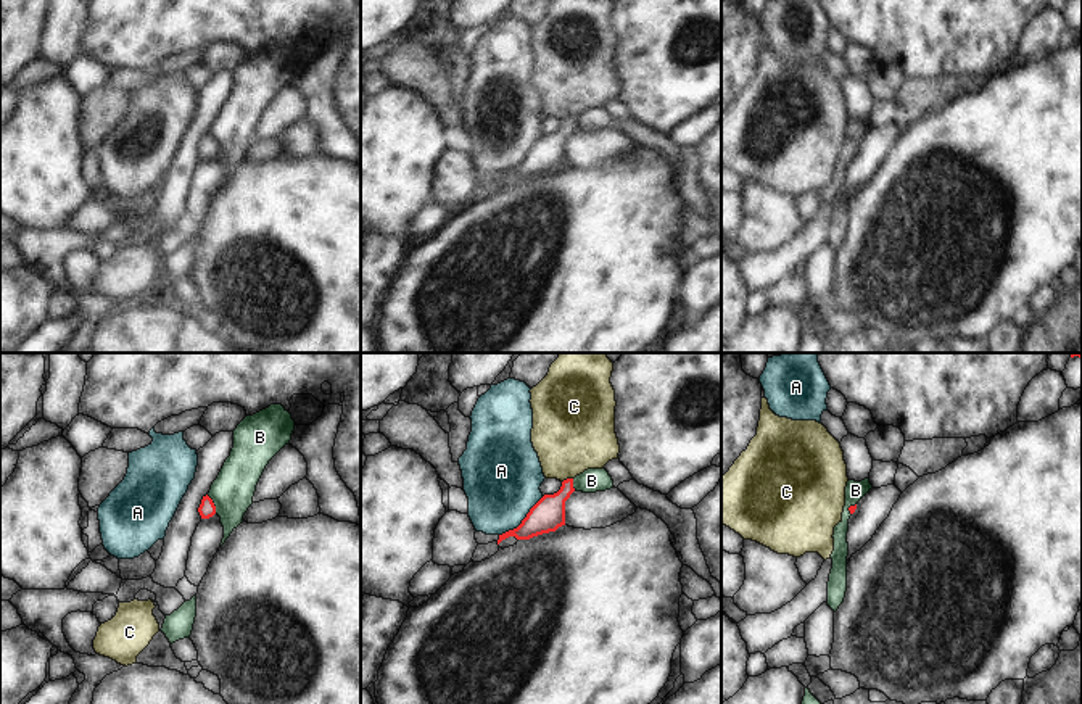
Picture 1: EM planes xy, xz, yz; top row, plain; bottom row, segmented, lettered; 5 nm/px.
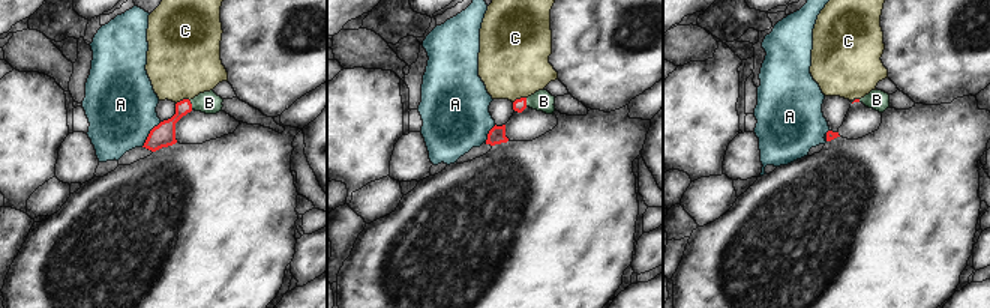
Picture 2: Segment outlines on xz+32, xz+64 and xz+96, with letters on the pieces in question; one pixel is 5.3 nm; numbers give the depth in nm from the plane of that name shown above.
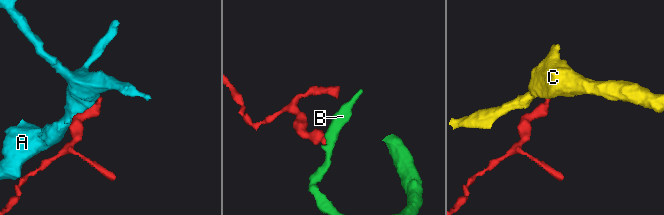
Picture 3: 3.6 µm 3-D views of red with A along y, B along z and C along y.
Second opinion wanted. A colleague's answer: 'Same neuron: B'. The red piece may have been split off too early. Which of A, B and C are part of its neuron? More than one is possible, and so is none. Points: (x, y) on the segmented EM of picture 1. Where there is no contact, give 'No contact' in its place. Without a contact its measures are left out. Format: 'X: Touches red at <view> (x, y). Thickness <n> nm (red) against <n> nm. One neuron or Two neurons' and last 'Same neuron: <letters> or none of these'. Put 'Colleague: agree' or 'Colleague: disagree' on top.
Colleague: disagree
A: Touches red at xz (522, 521). Thickness 170 nm (red) against 380 nm. Two neurons
B: Touches red at xy (213, 505). Thickness 90 nm (red) against 220 nm. Two neurons
C: Touches red at xz (567, 479). Thickness 170 nm (red) against 420 nm. Two neurons
Same neuron: none of these.

